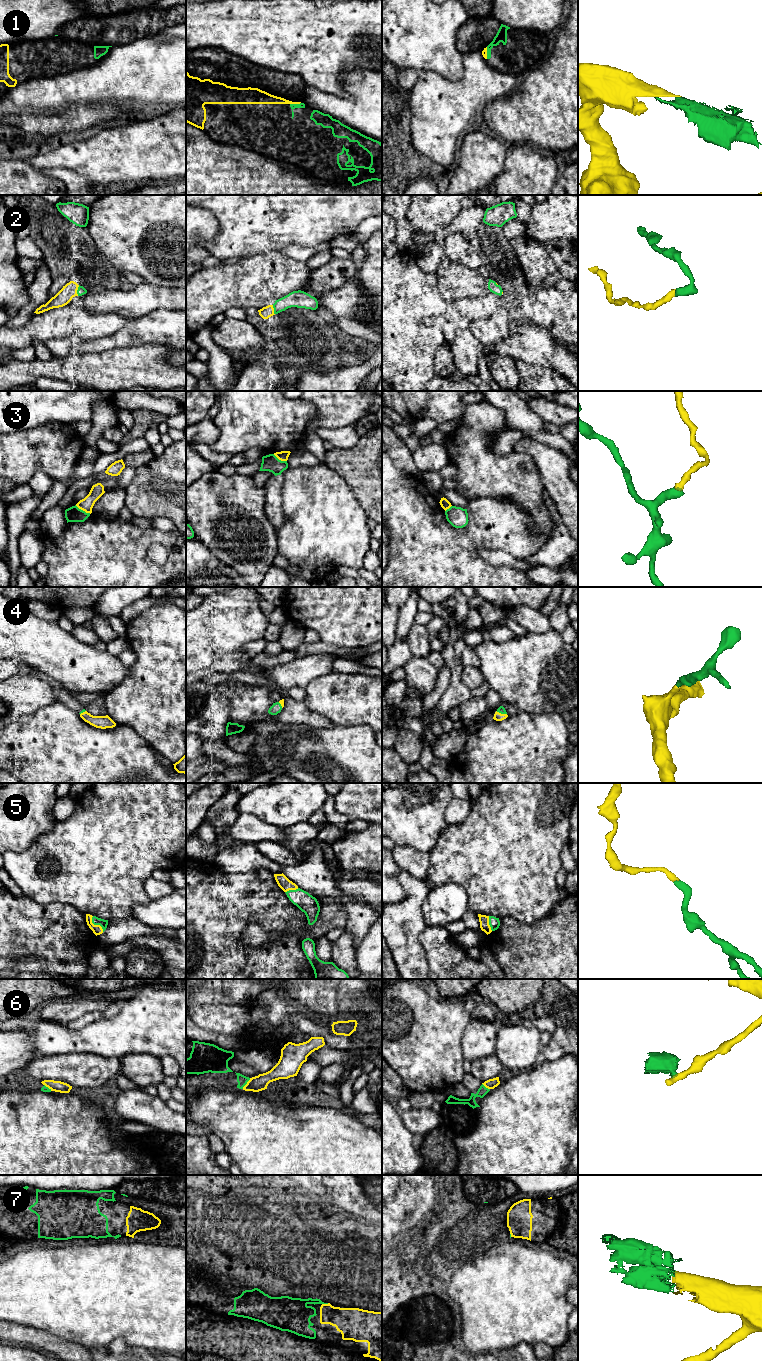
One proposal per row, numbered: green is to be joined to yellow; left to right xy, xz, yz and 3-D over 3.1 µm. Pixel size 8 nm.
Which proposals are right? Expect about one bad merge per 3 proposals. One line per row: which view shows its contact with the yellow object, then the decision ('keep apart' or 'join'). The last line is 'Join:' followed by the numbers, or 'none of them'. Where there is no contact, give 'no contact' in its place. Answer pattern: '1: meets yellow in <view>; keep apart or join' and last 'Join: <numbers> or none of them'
1: meets yellow in xz; join
2: meets yellow in xy; join
3: meets yellow in xy; keep apart
4: meets yellow in yz; join
5: meets yellow in xy; join
6: meets yellow in xz; keep apart
7: meets yellow in xz; join
Join: 1, 2, 4, 5, 7

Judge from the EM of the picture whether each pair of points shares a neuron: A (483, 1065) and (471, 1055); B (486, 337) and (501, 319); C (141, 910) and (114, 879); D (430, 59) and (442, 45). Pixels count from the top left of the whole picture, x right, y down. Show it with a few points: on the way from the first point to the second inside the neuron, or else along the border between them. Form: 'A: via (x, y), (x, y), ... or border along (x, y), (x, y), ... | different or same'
A: border along (493, 1053), (478, 1057), (471, 1062) | different
B: via (489, 332), (496, 323) | same
C: border along (150, 900), (136, 902), (132, 908), (132, 916) | different
D: via (431, 56), (439, 48) | same

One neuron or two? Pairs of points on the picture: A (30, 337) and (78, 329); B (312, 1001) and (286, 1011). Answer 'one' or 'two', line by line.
A: one
B: two

